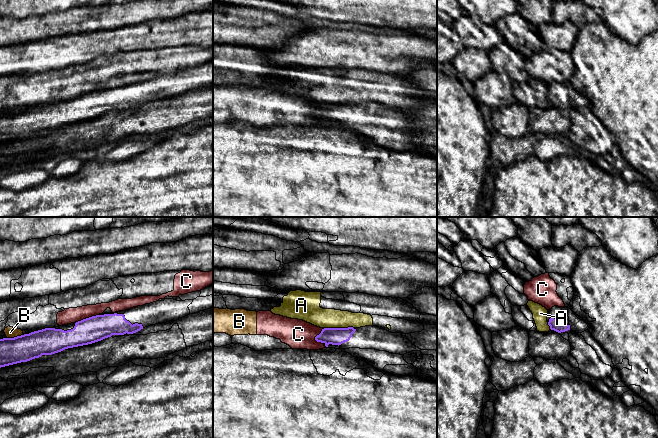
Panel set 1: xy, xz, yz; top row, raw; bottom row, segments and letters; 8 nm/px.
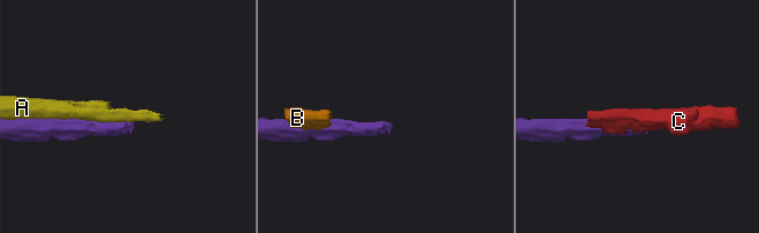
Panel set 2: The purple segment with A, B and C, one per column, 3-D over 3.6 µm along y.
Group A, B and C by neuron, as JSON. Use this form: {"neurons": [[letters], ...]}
{"neurons": [["A"], ["B", "C"]]}

